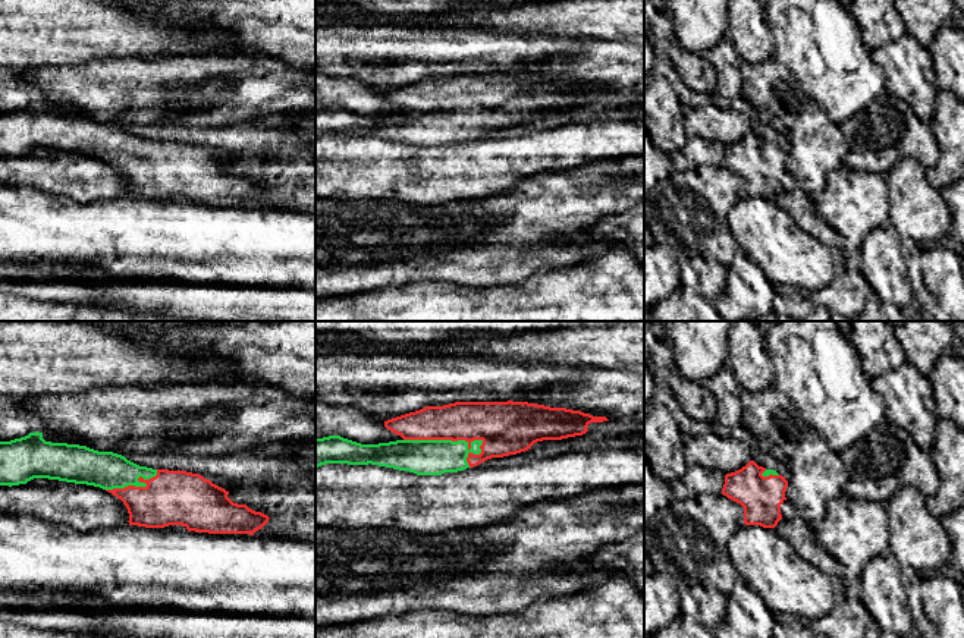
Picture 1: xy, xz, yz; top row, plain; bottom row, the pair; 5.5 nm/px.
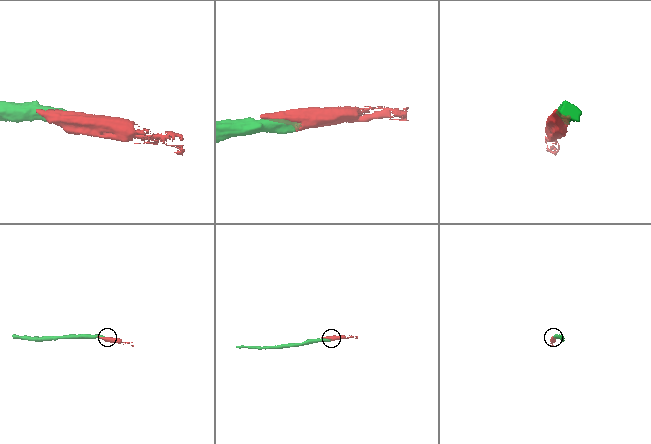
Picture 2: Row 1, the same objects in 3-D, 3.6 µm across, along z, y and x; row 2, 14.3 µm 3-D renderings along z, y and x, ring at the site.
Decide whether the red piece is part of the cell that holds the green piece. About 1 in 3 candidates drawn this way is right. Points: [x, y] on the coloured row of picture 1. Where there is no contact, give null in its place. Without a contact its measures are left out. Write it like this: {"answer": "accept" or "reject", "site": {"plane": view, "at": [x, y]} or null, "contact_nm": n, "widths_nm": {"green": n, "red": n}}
{"answer": "accept", "site": {"plane": "xz", "at": [443, 440]}, "contact_nm": 440, "widths_nm": {"green": 190, "red": 220}}

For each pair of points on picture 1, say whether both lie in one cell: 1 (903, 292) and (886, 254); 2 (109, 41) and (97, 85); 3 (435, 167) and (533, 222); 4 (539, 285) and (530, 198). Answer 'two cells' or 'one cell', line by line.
1: one cell
2: two cells
3: two cells
4: two cells

